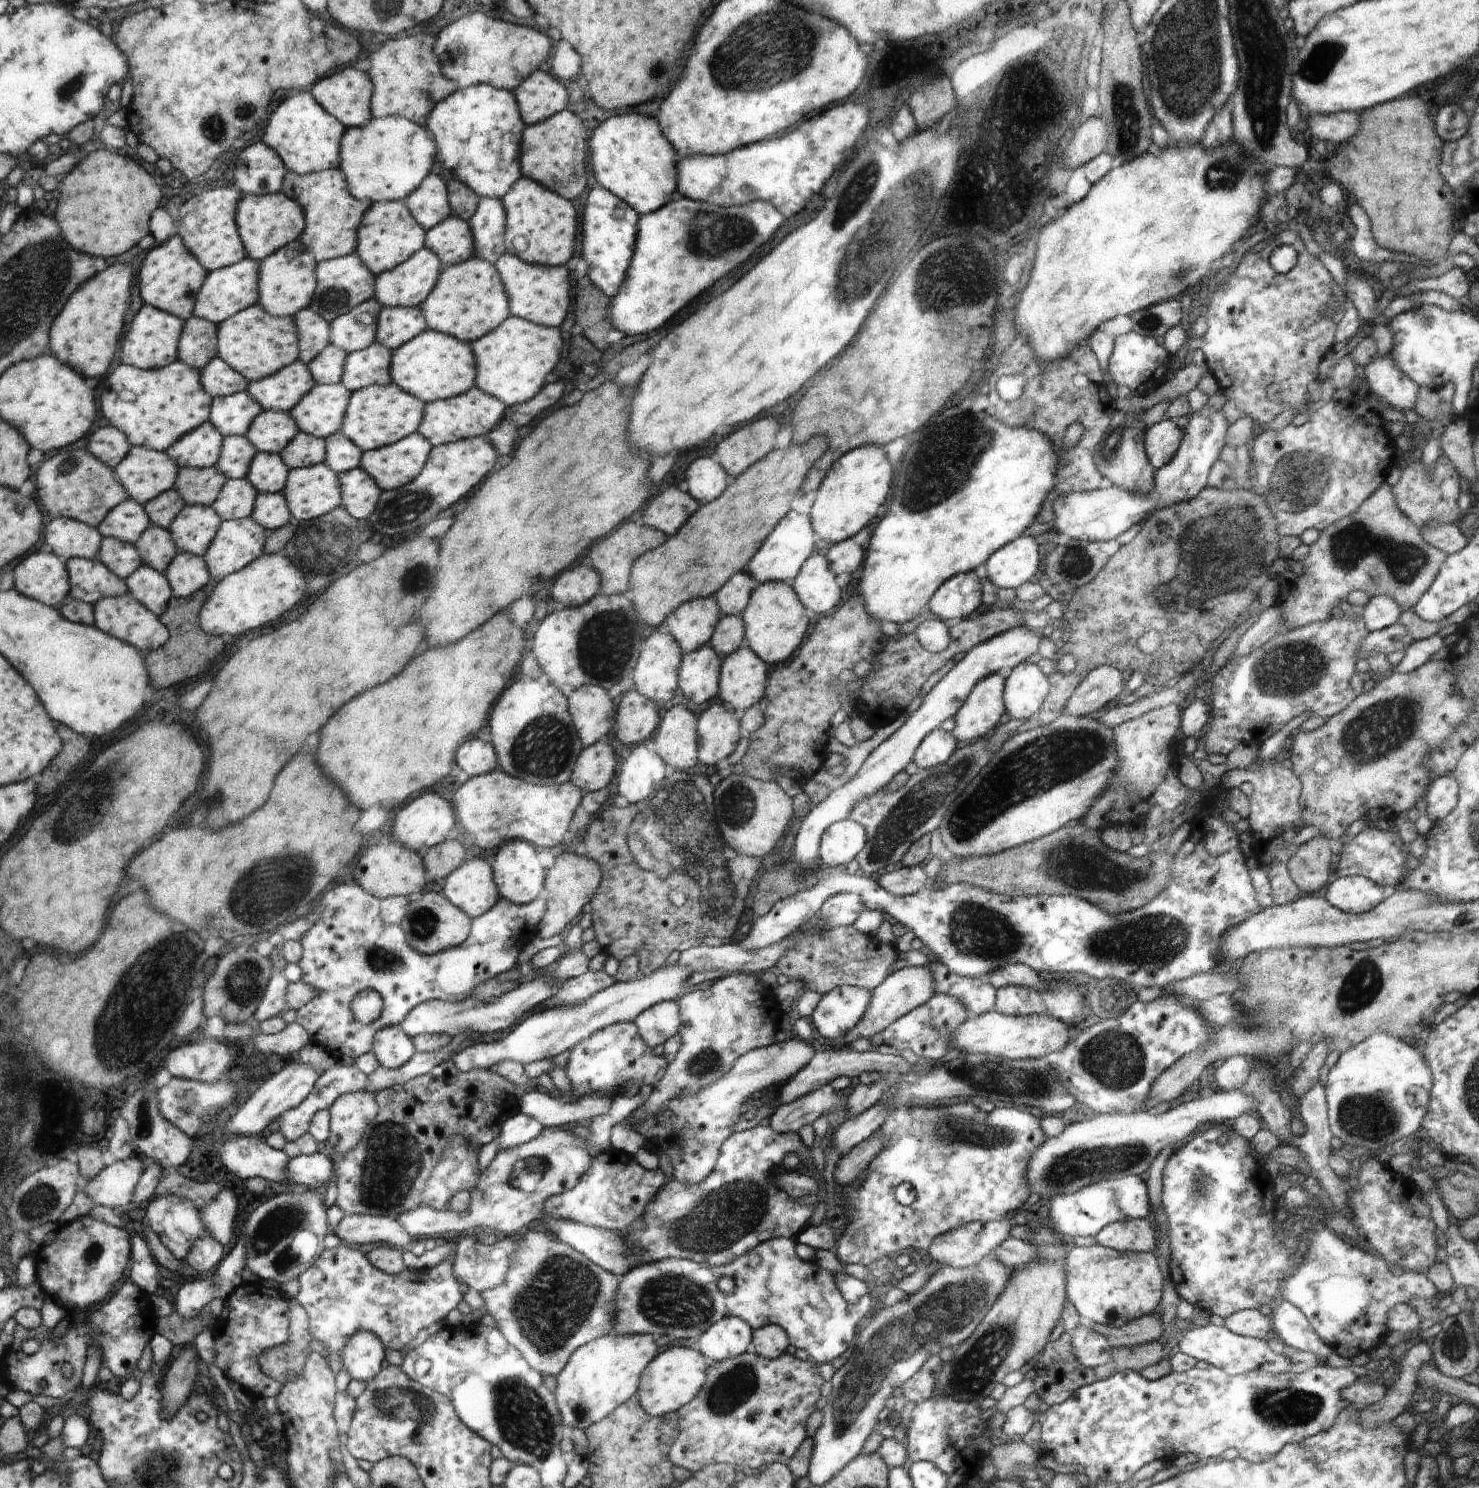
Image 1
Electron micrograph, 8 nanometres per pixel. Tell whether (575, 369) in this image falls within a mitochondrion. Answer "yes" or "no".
no

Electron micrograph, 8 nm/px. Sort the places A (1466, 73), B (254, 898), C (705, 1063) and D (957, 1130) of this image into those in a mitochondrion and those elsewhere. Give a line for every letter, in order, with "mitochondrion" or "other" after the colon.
A: other
B: mitochondrion
C: mitochondrion
D: mitochondrion

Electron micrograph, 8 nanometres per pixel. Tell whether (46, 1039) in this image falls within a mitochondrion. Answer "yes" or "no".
no

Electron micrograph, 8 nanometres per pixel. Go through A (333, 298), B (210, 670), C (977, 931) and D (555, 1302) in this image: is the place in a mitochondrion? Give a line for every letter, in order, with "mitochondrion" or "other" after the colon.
A: mitochondrion
B: other
C: mitochondrion
D: mitochondrion

